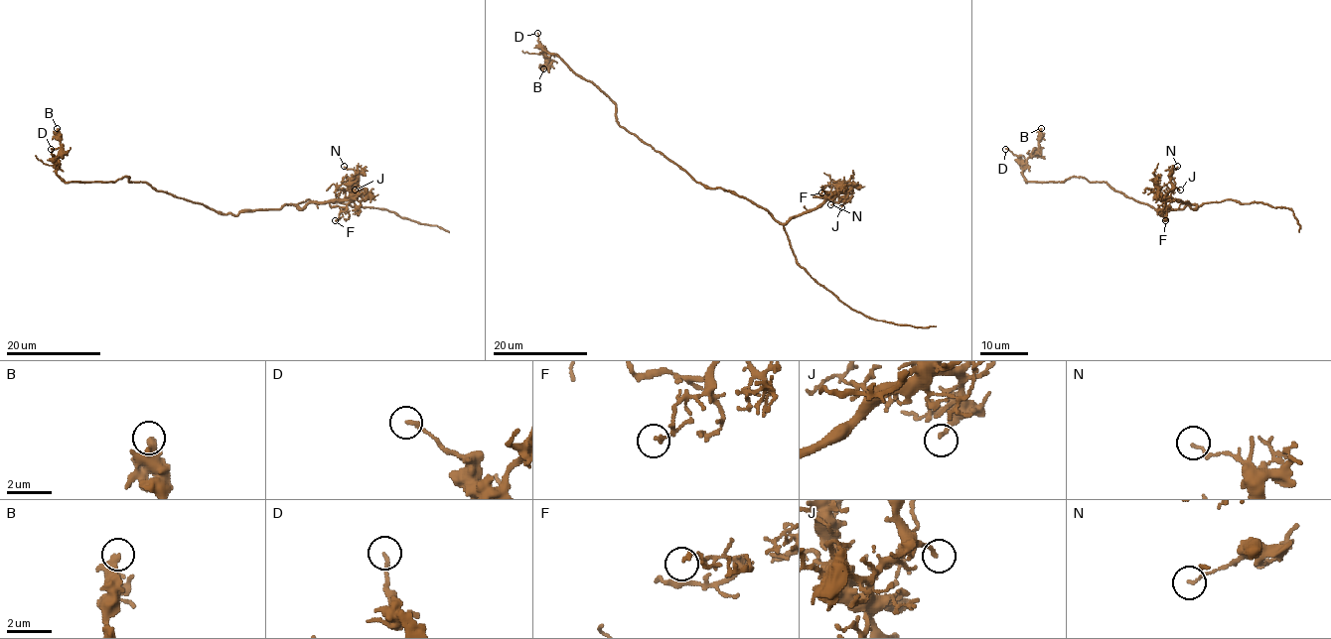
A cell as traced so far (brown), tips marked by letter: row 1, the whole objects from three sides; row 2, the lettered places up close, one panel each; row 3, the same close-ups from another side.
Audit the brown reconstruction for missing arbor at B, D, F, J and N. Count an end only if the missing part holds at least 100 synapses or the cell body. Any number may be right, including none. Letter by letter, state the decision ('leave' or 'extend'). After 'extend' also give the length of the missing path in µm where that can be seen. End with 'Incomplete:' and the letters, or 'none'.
B: leave
D: leave
F: leave
J: leave
N: leave
Incomplete: none

